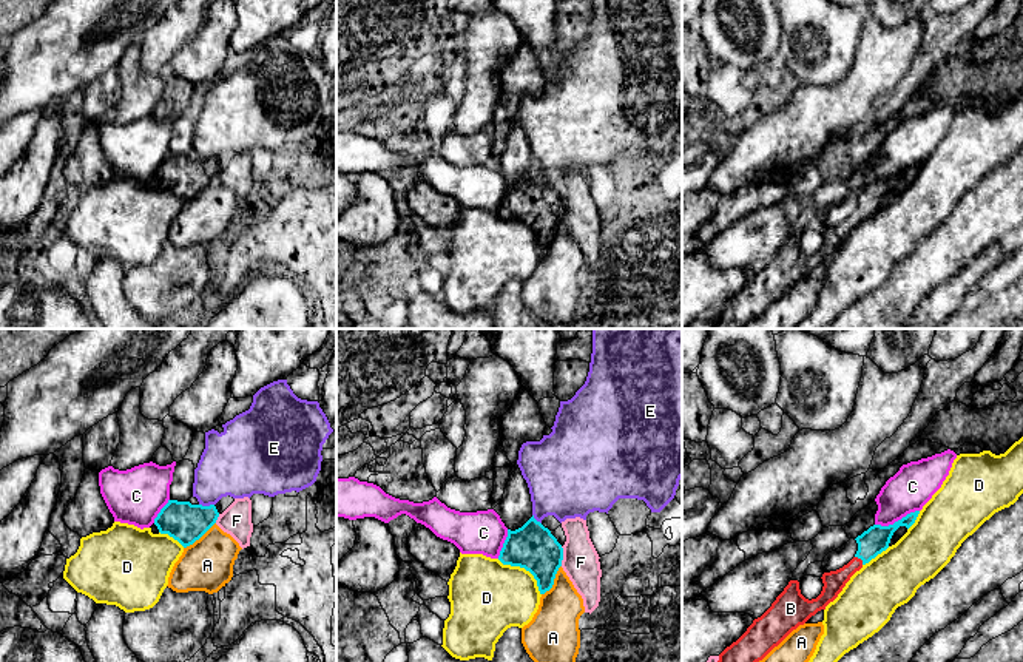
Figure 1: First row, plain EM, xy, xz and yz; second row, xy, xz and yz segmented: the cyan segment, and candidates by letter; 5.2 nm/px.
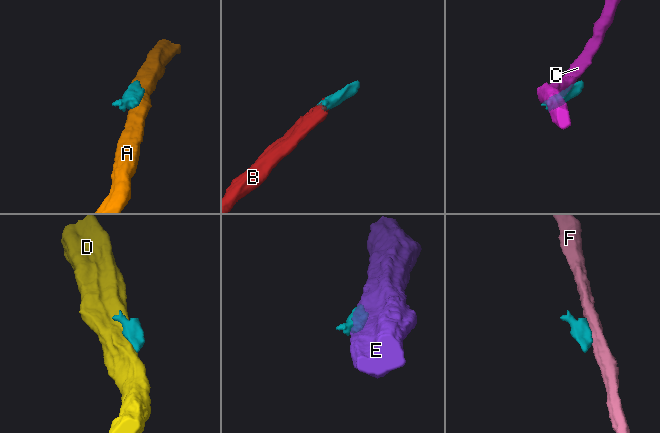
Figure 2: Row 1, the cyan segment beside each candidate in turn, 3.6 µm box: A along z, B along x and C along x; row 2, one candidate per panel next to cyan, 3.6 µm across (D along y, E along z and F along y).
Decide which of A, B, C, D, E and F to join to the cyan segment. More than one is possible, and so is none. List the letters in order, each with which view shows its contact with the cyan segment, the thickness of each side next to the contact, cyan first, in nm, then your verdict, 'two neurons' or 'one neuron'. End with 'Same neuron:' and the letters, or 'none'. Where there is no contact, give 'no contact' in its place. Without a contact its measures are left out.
A: meets cyan in xy; 200 nm thick on the cyan side, 280 nm on the other; two neurons
B: meets cyan in yz; 140 nm thick on the cyan side, 110 nm on the other; one neuron
C: meets cyan in yz; 140 nm thick on the cyan side, 220 nm on the other; two neurons
D: meets cyan in xz; 240 nm thick on the cyan side, 380 nm on the other; two neurons
E: meets cyan in xy; 200 nm thick on the cyan side, 320 nm on the other; two neurons
F: meets cyan in xz; 240 nm thick on the cyan side, 190 nm on the other; two neurons
Same neuron: B

